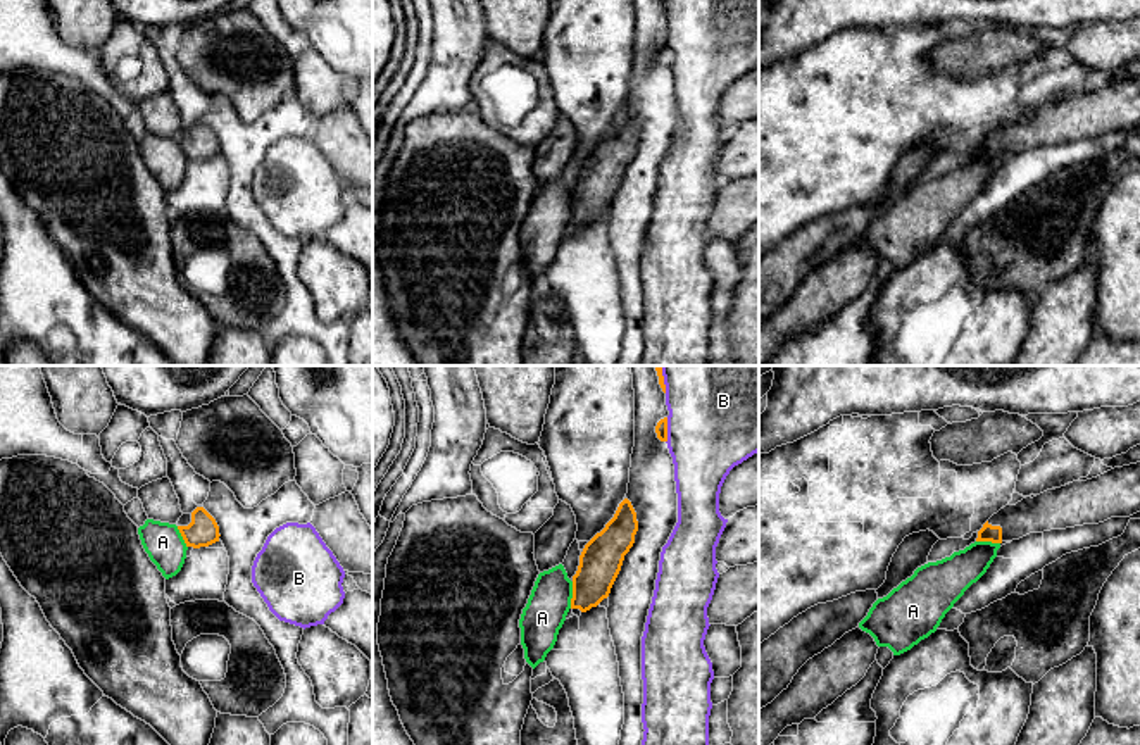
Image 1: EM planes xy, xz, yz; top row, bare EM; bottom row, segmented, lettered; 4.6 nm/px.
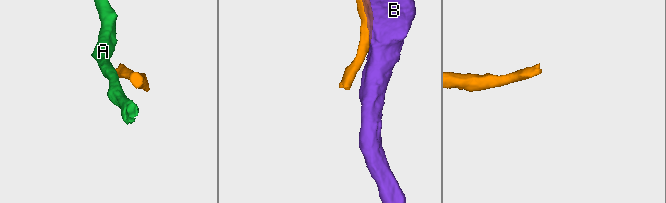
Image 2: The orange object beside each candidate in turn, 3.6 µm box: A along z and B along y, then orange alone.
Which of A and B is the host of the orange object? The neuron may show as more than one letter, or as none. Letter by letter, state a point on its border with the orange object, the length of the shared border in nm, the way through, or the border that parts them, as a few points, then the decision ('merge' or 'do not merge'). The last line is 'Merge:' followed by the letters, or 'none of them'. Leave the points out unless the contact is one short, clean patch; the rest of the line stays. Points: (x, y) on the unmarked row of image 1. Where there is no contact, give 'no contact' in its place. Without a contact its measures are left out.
A: contact xz (573, 209); length 130 nm; border xz (573, 195), (570, 221); do not merge
B: contact xz (666, 43); length 120 nm; do not merge
Merge: none of them

